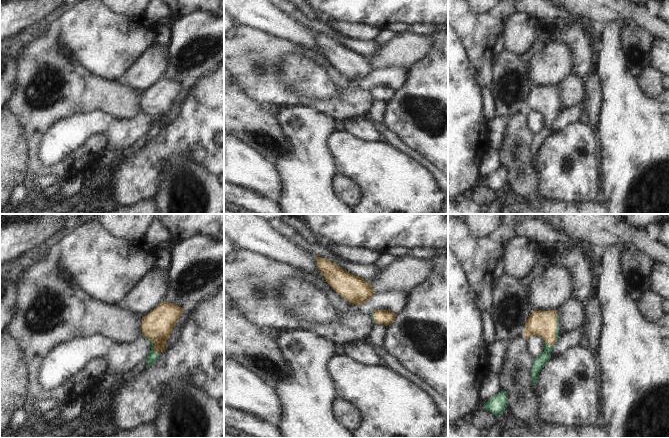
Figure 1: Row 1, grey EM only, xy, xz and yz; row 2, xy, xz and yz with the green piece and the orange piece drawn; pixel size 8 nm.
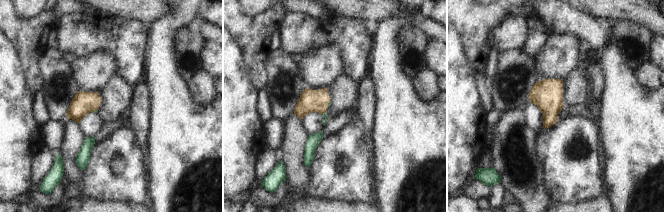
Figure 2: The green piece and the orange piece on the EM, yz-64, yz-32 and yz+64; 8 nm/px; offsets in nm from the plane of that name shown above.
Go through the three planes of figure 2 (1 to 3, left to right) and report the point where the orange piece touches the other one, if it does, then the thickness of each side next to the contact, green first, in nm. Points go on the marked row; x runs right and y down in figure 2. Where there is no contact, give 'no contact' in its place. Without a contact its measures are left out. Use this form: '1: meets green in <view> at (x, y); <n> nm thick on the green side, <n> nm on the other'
1: meets green in yz-64 at (96, 110); 20 nm thick on the green side, 180 nm on the other
2: meets green in yz-32 at (323, 114); 40 nm thick on the green side, 180 nm on the other
3: no contact

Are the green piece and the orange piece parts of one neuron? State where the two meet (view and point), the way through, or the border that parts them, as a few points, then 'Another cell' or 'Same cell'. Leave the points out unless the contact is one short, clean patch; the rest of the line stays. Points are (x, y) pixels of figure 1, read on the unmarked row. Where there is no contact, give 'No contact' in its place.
Touches green at yz (556, 107). Path across: yz (546, 131), (556, 116), (556, 107), (551, 107), (543, 100). Same cell.

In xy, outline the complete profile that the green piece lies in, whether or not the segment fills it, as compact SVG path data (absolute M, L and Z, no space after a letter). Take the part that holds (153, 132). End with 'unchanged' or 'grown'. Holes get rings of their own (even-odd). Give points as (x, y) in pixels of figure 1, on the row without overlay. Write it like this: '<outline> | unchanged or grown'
M164 77L156 85L142 95L142 111L151 118L151 127L146 134L146 144L155 139L160 130L167 125L165 119L171 112L177 97L184 85L178 81Z | grown

